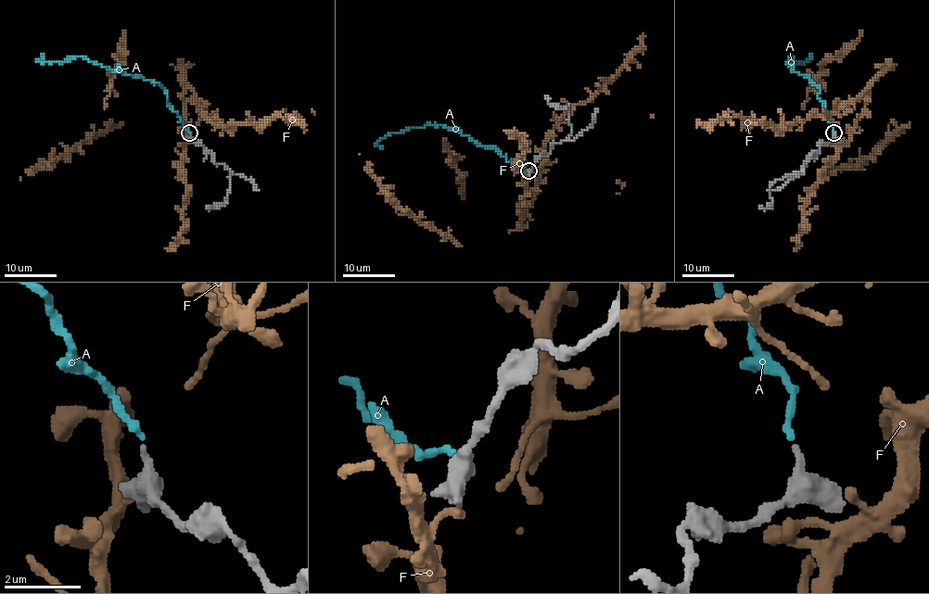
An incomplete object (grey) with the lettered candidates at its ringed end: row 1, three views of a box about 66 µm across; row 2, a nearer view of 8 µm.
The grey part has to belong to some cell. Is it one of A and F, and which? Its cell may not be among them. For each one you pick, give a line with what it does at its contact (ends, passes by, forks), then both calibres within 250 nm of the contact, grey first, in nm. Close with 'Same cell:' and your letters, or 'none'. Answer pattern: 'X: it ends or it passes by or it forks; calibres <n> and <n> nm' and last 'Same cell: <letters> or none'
A: it ends; calibres 220 and 150 nm
Same cell: A

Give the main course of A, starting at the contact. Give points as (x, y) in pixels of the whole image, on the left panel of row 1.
A: (190, 132), (159, 83), (111, 71), (82, 56), (39, 61), (43, 54)

